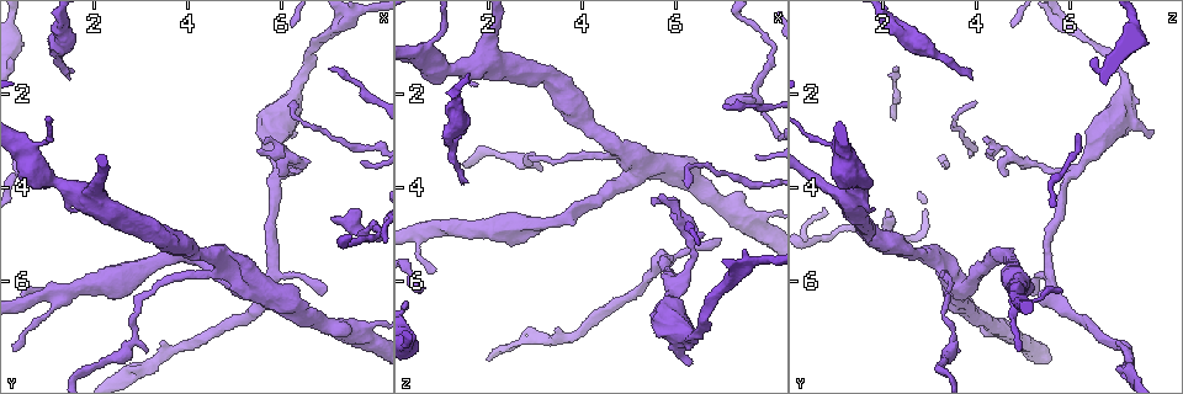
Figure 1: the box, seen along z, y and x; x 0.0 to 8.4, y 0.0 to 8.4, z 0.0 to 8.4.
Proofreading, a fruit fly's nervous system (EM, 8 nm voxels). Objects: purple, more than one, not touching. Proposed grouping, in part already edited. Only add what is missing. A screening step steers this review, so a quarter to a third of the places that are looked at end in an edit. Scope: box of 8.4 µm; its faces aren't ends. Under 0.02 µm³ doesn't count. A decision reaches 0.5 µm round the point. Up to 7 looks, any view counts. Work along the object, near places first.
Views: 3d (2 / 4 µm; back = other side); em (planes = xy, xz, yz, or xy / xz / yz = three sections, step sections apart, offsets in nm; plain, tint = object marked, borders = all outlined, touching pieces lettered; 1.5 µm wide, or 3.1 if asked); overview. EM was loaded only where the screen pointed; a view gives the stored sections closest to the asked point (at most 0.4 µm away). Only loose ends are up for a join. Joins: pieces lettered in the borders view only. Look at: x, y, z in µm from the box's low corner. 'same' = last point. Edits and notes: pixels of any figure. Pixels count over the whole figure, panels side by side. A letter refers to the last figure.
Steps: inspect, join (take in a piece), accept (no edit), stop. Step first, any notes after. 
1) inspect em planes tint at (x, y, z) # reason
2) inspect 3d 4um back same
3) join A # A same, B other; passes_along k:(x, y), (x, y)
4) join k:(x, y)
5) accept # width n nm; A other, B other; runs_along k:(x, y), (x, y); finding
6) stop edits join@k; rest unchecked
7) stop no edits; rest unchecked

inspect em planes tint at (6.85, 6.30, 5.10) # tapers out

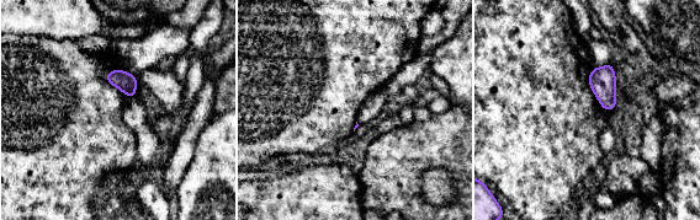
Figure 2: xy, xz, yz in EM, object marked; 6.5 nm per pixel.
inspect em planes borders same

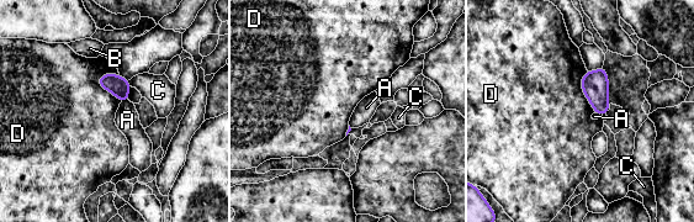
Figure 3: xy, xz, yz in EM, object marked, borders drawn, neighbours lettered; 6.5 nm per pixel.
accept # A other, B other, C other, D other; border 3:(101, 75), (99, 83), (121, 101); no lettered piece goes on from it

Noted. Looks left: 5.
inspect 3d 4um at (6.25, 2.80, 7.80) # free end

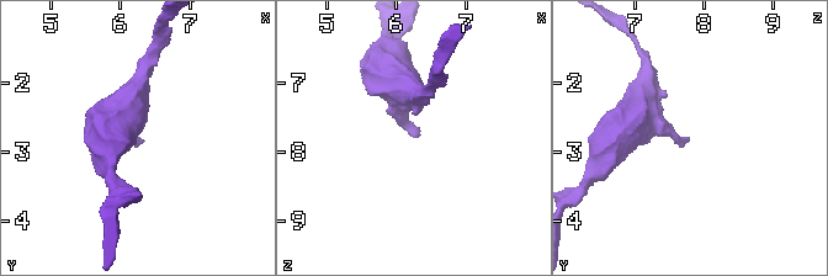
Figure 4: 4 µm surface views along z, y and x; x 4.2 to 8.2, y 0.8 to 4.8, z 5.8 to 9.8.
inspect em xy step 8 borders at (6.30, 2.80, 7.80)

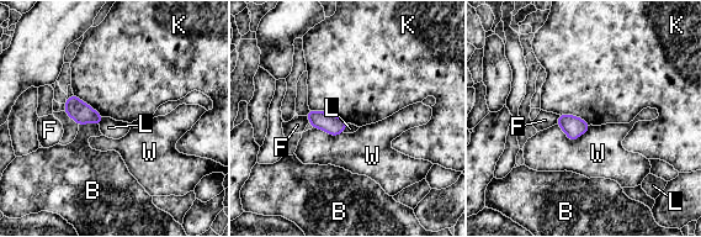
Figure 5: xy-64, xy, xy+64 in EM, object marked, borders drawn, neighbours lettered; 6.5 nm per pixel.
accept # width 140 nm; B other, F other, K other, L other, W other; border 5:(309, 109), (332, 112), (348, 122); no lettered piece goes on from it

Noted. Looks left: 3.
inspect em yz step 8 borders at (5.55, 3.15, 4.20) # an open end

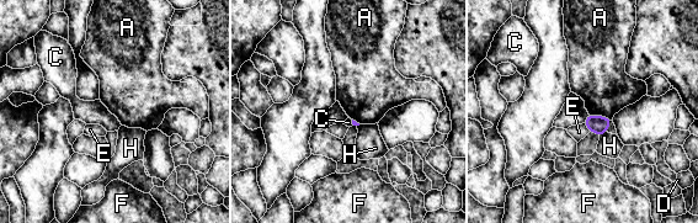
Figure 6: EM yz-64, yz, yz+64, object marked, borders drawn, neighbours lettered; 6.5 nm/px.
inspect em xy step 8 borders same

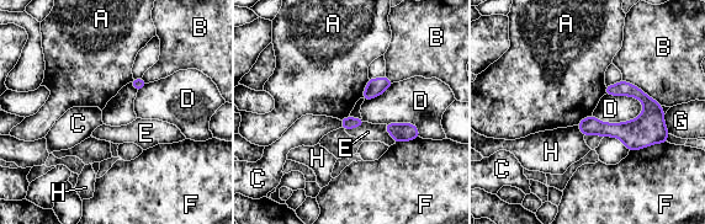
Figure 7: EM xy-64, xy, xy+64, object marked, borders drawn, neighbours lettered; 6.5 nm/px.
accept # A other, B other, C other, D other, E other, F other, G other, H other; border 7:(369, 79), (361, 97); no lettered piece goes on from it

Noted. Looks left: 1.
stop no edits; rest unchecked

